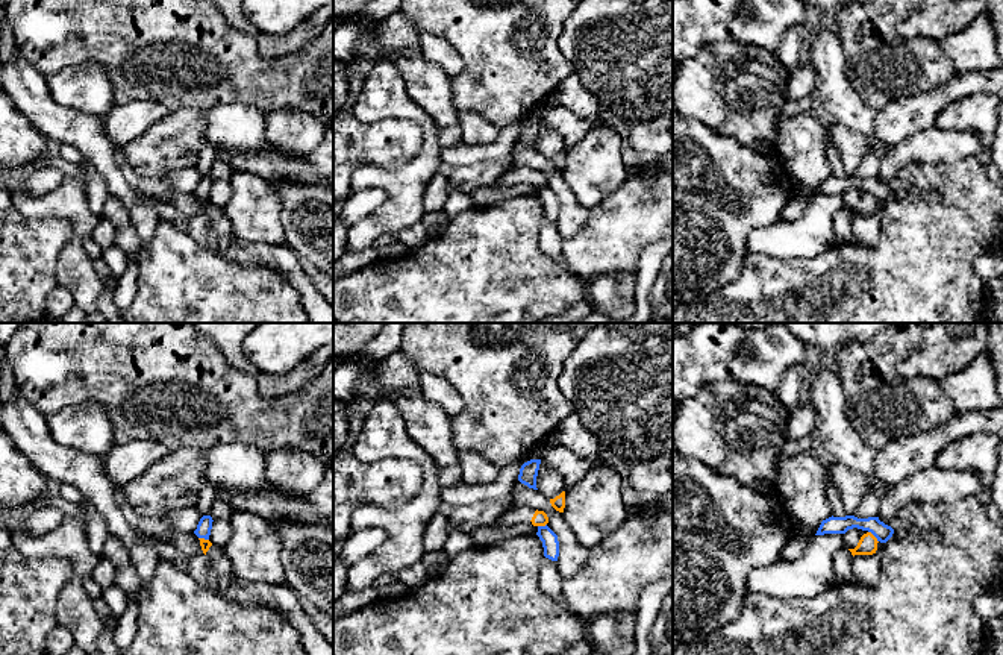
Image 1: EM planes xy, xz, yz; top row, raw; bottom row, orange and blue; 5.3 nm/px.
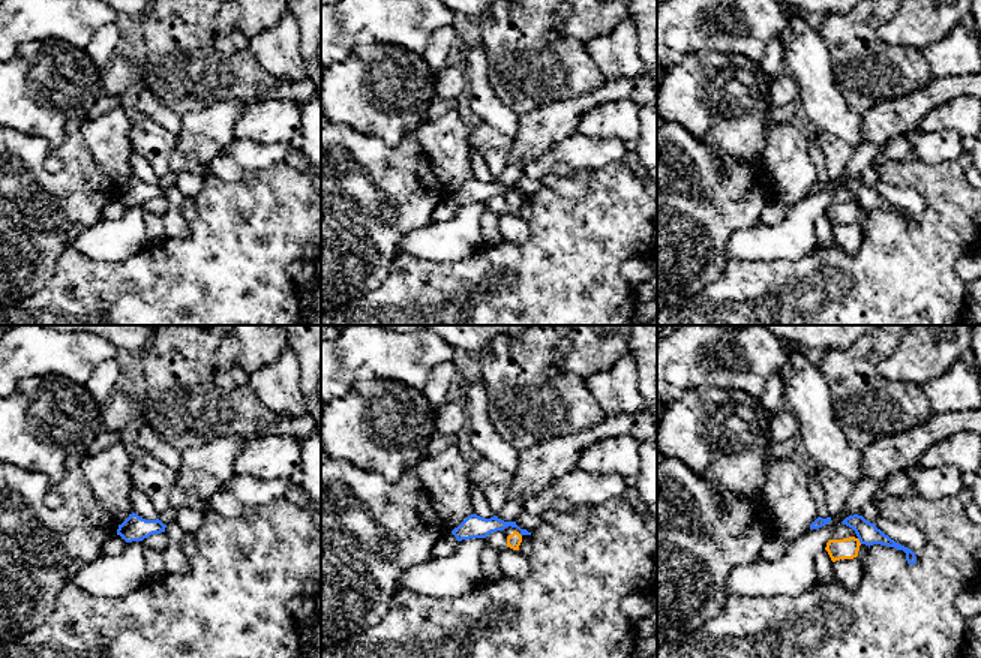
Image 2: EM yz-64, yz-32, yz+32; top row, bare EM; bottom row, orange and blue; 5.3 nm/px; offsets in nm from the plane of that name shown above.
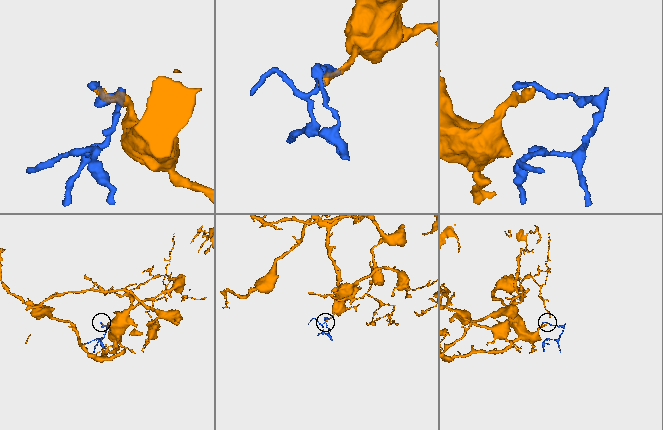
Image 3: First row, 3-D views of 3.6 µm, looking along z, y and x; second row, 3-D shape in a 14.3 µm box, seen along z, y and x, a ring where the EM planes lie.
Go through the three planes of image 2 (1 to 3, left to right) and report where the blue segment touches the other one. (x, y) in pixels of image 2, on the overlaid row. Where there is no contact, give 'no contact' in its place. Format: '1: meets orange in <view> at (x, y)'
1: no contact
2: no contact
3: meets orange in yz+32 at (858, 541)

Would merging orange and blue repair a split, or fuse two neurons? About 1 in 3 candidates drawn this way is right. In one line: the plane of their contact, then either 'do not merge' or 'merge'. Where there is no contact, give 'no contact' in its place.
yz | do not merge

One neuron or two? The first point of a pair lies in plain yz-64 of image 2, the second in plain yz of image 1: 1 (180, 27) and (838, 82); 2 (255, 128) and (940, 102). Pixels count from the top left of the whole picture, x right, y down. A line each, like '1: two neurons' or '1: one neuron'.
1: two neurons
2: two neurons

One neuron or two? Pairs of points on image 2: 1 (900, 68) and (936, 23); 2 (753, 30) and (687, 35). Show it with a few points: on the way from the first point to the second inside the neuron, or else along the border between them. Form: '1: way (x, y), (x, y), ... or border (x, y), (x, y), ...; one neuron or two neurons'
1: border (881, 41), (911, 45), (920, 51); two neurons
2: way (737, 26), (704, 27); one neuron

